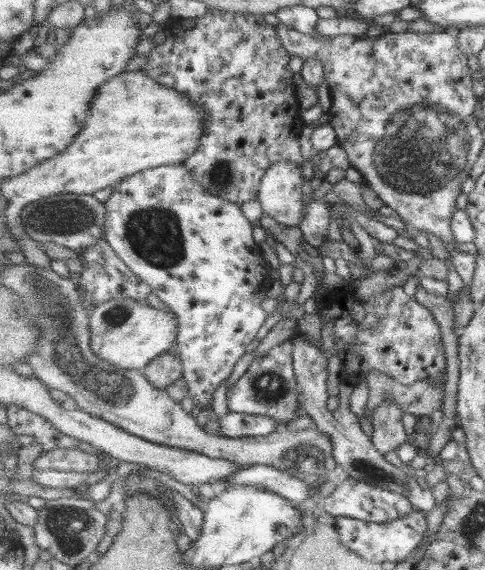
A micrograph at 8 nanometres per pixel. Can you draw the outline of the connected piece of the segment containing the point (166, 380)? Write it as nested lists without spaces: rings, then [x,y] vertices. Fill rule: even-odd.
[[[166,352],[153,361],[142,370],[142,373],[160,389],[167,388],[175,380],[179,380],[184,375],[182,360],[178,355]]]

